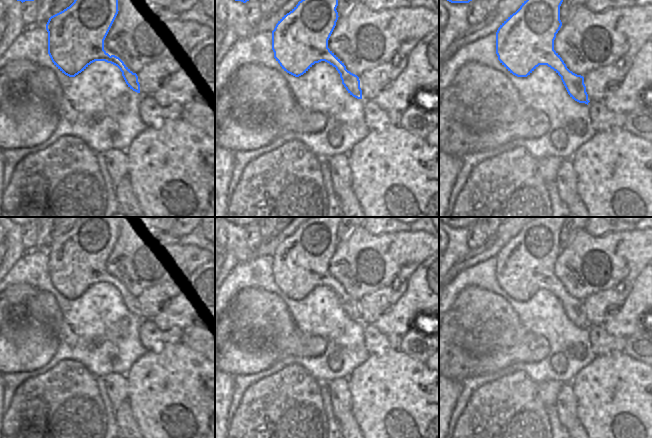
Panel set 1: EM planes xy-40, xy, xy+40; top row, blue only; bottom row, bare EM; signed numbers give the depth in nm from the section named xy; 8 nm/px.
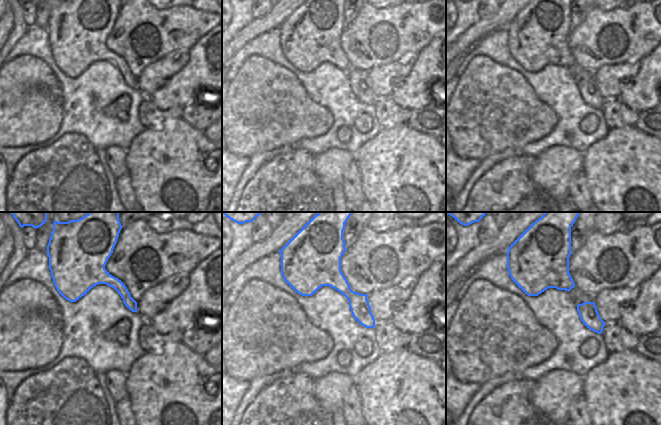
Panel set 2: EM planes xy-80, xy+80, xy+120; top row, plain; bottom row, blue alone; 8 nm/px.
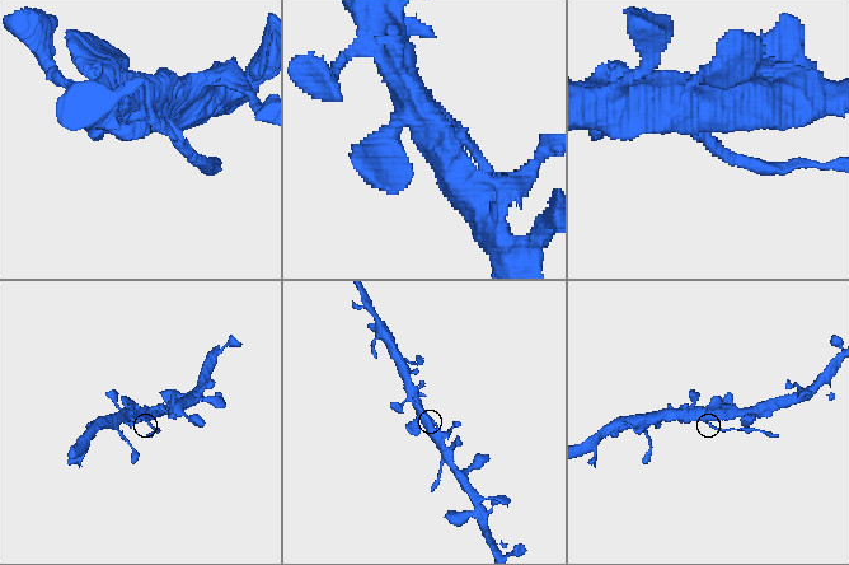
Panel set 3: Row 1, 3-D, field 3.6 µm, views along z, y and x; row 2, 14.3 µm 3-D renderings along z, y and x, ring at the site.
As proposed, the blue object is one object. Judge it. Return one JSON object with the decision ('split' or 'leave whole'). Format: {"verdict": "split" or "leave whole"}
{"verdict": "split"}

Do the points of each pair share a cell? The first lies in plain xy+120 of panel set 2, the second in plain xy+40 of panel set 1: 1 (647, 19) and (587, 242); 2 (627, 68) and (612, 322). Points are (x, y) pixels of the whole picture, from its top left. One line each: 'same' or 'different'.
1: same
2: different

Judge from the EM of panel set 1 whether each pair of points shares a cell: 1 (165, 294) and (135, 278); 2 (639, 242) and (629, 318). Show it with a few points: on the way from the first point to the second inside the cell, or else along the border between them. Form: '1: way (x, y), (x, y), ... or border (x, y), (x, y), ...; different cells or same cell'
1: border (174, 281), (155, 284), (143, 290), (136, 297); different cells
2: border (641, 270), (632, 281); different cells

